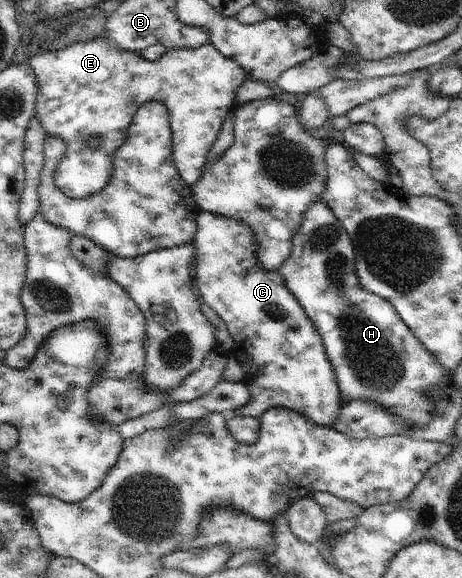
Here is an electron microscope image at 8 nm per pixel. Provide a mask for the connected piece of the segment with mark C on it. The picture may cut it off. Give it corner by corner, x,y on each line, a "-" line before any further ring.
201,212
198,217
198,230
193,239
195,267
195,290
201,302
205,302
219,317
226,321
228,332
234,341
233,353
243,370
242,382
250,393
250,402
242,405
229,415
254,417
262,416
269,408
289,408
302,413
312,422
322,426
330,423
342,412
343,401
334,367
326,354
324,341
315,329
307,312
300,306
293,292
287,289
284,277
279,270
268,272
256,256
258,245
255,232
239,220

